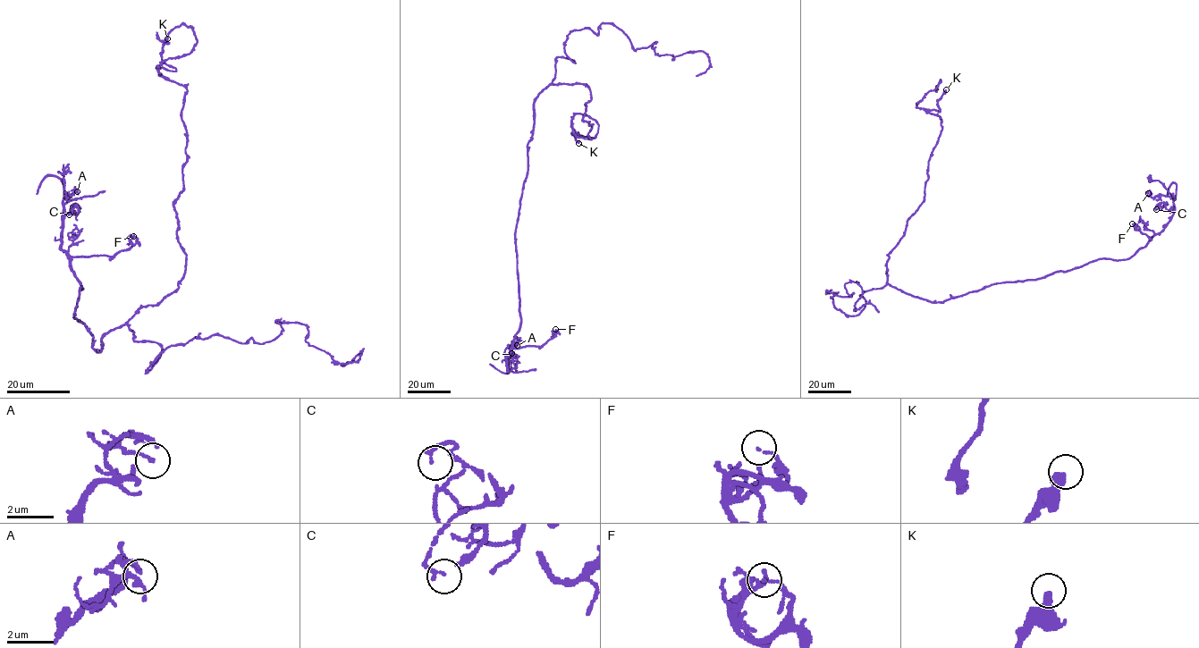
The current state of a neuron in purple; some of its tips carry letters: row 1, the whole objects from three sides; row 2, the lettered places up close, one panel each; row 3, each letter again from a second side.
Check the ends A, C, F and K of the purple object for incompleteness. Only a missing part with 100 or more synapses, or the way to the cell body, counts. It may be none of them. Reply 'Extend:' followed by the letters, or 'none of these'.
Extend: none of these

